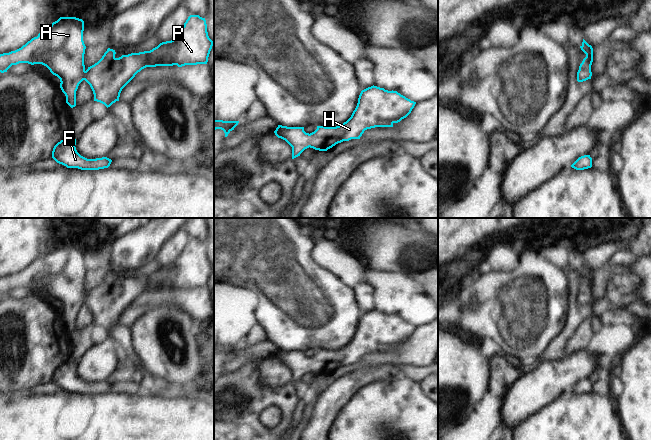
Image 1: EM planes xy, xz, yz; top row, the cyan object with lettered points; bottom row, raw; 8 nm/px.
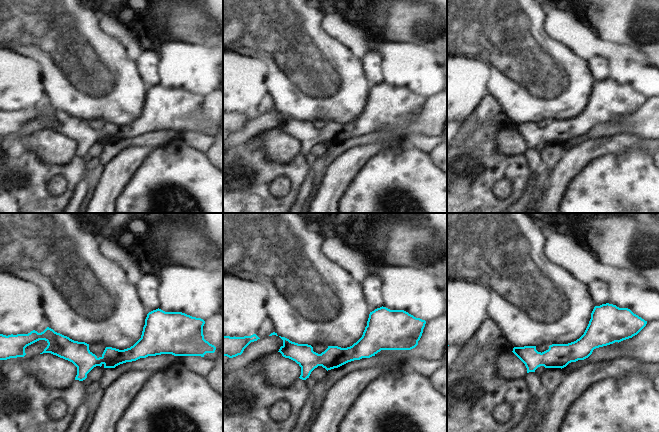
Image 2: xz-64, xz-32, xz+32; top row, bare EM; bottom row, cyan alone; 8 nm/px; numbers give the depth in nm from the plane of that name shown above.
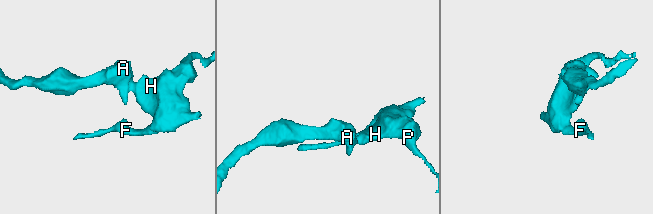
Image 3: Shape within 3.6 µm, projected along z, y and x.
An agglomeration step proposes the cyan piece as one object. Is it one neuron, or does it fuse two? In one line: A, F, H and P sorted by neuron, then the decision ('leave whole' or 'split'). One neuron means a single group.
A F H P; leave whole

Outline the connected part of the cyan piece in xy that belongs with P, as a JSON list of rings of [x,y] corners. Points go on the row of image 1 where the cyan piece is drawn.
[[[190,15],[184,26],[171,41],[160,43],[150,51],[131,53],[115,57],[115,50],[108,48],[102,58],[94,65],[85,69],[84,54],[86,46],[83,41],[84,21],[76,17],[60,17],[44,32],[32,38],[21,48],[9,53],[0,54],[0,72],[4,73],[12,65],[28,63],[42,64],[60,79],[60,88],[66,96],[66,103],[76,106],[76,91],[85,80],[94,94],[94,101],[104,104],[107,108],[119,101],[122,89],[146,67],[207,64],[213,41],[209,38],[205,18]]]

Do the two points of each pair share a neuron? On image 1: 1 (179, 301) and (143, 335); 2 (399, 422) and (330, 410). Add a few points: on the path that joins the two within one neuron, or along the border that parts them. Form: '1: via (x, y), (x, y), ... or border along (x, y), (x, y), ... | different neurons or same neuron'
1: border along (168, 305), (175, 306), (187, 314) | different neurons
2: border along (354, 394), (336, 415), (329, 429) | different neurons

